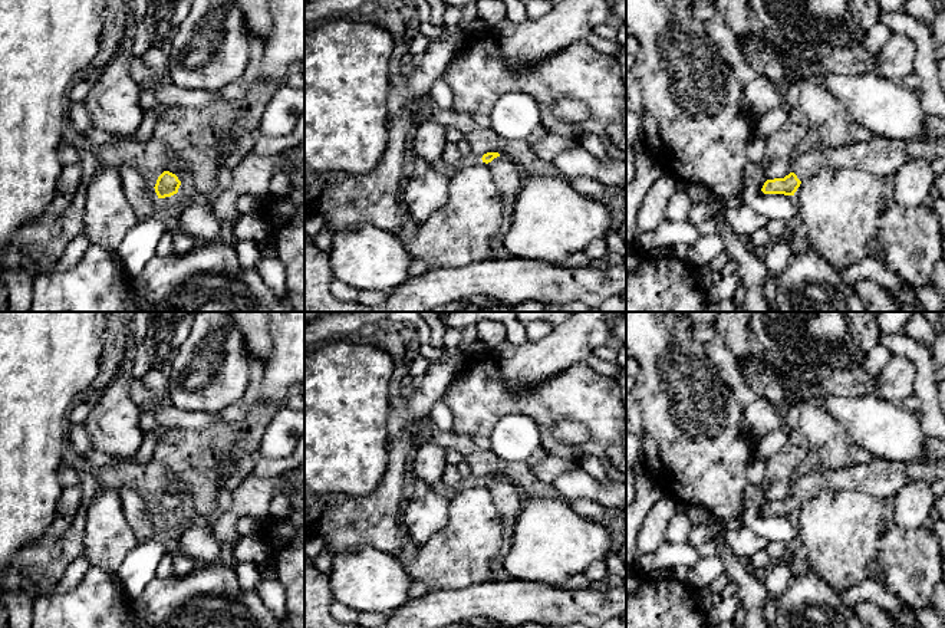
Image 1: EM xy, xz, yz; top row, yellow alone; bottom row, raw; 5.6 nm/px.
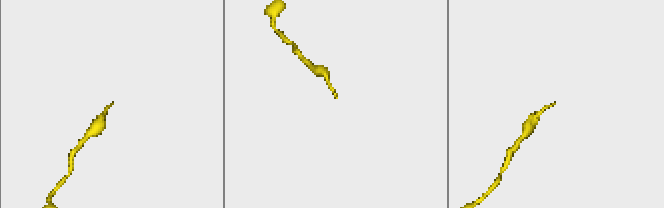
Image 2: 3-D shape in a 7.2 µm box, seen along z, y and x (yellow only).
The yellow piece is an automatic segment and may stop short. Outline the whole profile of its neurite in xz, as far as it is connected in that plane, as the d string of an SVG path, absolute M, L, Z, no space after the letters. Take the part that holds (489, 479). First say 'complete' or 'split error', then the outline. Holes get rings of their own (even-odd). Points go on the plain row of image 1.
split error | M487 474L481 481L493 496L503 530L501 548L491 560L491 581L507 581L508 575L504 569L504 559L511 546L514 526L523 509L524 497L513 481L498 474Z

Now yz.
split error | M873 457L865 464L852 464L836 470L816 470L794 481L791 494L784 500L767 502L761 510L764 516L794 517L809 499L823 489L857 490L878 499L895 497L912 480L945 480L945 458L935 463L893 461Z

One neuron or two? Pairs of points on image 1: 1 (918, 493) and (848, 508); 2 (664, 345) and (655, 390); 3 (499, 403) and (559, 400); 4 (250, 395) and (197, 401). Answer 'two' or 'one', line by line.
1: two
2: one
3: one
4: two

